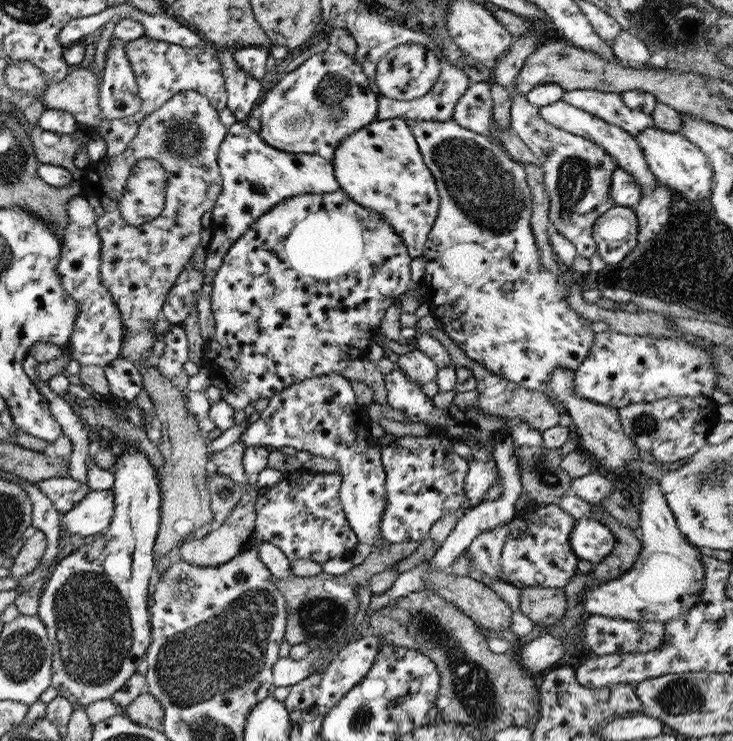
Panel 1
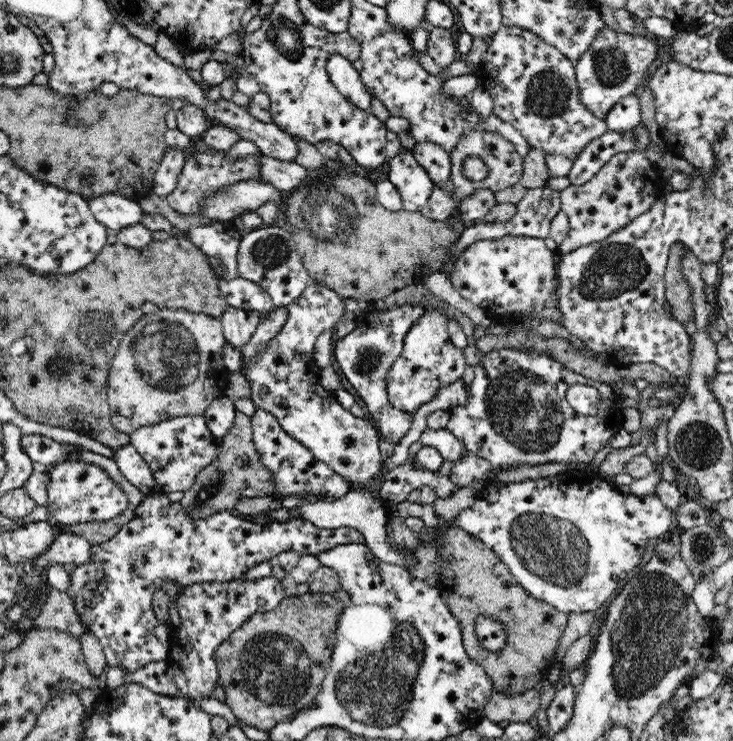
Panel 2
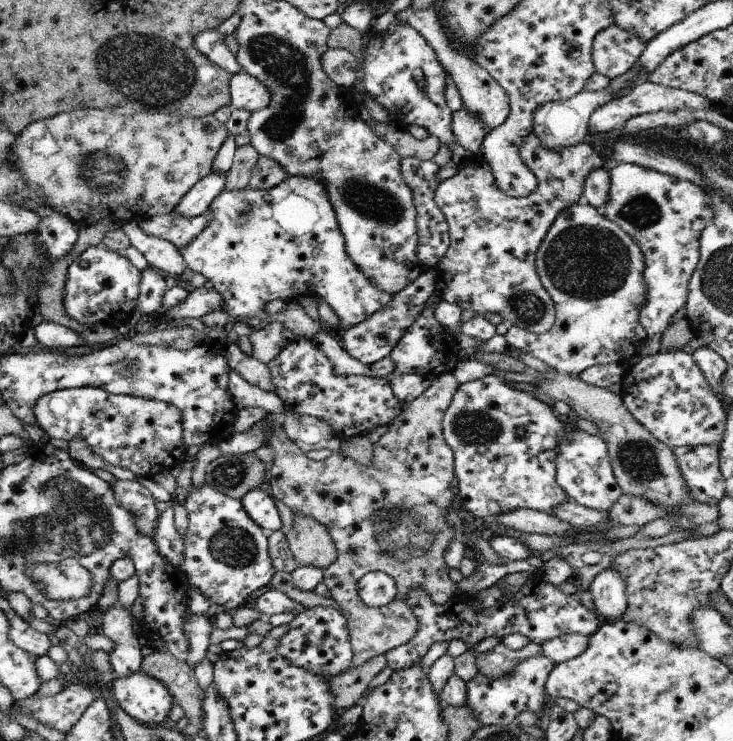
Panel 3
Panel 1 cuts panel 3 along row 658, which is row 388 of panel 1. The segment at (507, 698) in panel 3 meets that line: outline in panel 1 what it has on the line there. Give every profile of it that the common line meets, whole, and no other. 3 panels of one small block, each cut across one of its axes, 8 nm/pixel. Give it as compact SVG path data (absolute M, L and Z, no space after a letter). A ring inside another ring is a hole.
M452 119L441 122L437 120L420 120L419 122L410 123L410 126L410 131L414 136L418 152L421 153L422 161L433 175L434 183L438 190L438 213L427 235L423 254L420 256L424 262L423 276L419 282L419 286L424 289L423 302L427 304L430 314L439 322L441 331L449 336L451 341L457 345L457 348L459 348L467 358L473 360L473 363L481 365L485 371L489 371L507 381L513 382L519 387L536 390L536 392L543 392L543 397L547 397L549 403L553 403L557 411L563 413L561 402L559 402L557 398L553 398L553 394L551 394L545 381L547 381L549 373L553 373L555 369L575 370L583 359L587 357L595 333L591 330L592 322L589 319L584 319L580 314L577 314L566 301L572 286L568 285L563 277L551 274L540 265L540 254L534 241L529 222L531 197L530 188L525 181L523 164L510 159L501 145L495 146L488 137L461 128L461 126L455 124Z

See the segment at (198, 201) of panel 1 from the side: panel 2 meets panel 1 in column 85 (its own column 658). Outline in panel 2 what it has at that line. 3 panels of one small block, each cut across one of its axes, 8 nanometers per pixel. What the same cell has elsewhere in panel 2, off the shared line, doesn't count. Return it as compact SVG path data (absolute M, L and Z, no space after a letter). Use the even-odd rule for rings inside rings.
M624 151L614 154L609 161L604 163L604 166L601 166L592 180L588 180L580 186L570 185L560 191L561 210L568 217L570 229L558 249L562 253L569 253L580 246L590 246L594 242L606 240L616 230L634 222L634 219L638 218L640 214L646 214L662 196L668 193L664 186L666 186L666 182L661 176L661 169L648 159L645 152Z

